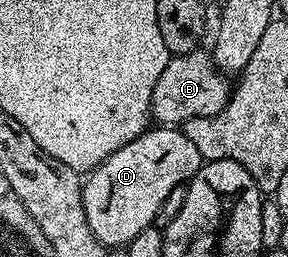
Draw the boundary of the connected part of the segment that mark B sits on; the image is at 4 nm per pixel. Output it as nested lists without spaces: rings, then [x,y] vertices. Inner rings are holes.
[[[198,50],[182,56],[173,56],[167,62],[155,90],[151,94],[151,116],[161,126],[184,126],[191,118],[203,118],[219,114],[227,106],[231,95],[226,73],[213,65],[208,51]]]

